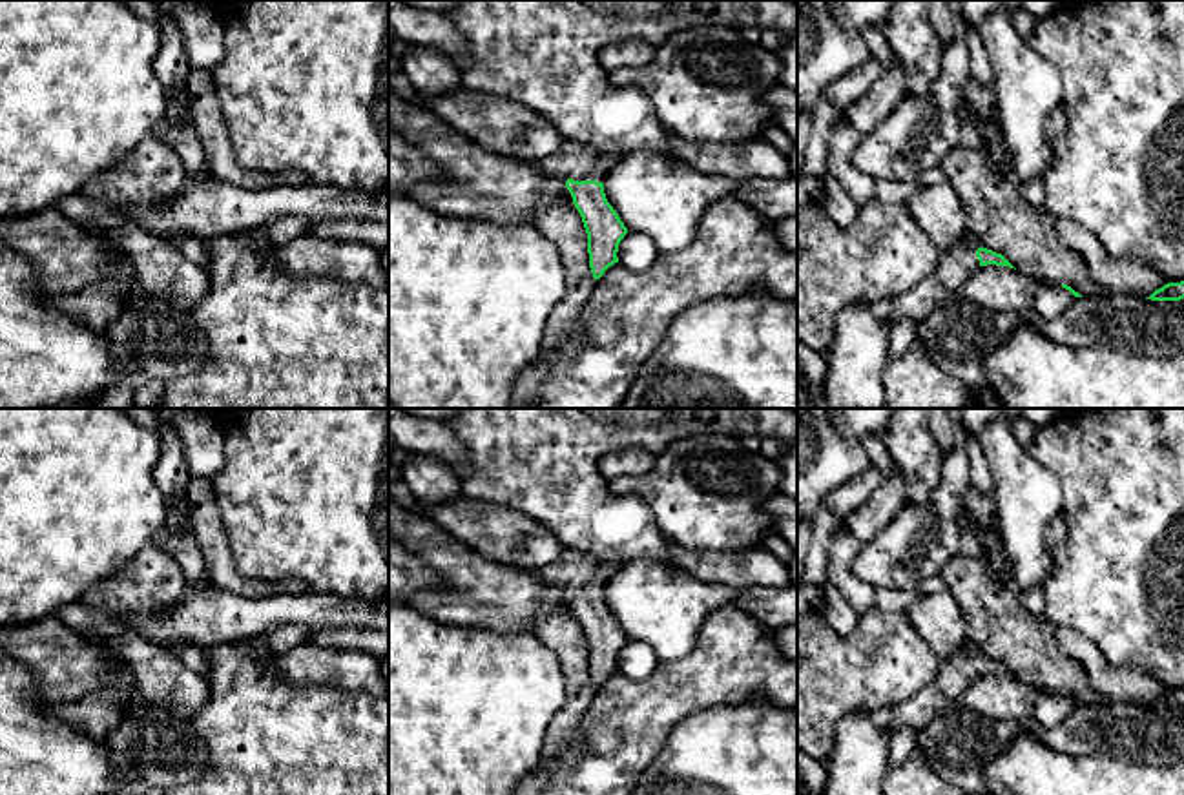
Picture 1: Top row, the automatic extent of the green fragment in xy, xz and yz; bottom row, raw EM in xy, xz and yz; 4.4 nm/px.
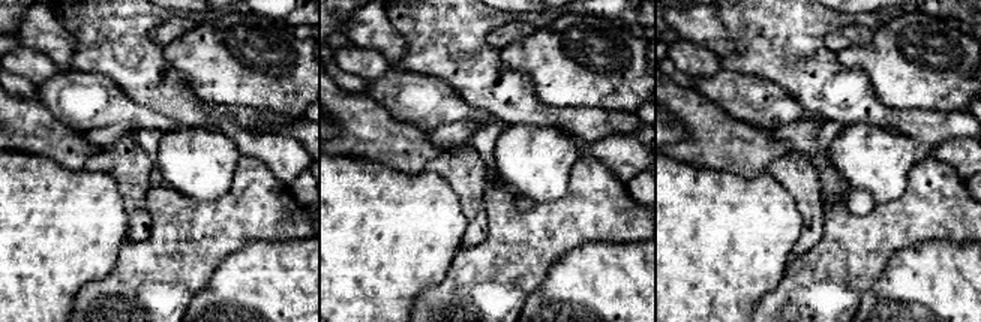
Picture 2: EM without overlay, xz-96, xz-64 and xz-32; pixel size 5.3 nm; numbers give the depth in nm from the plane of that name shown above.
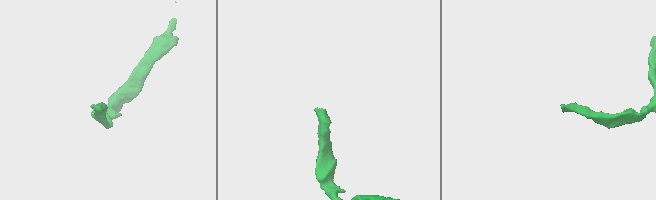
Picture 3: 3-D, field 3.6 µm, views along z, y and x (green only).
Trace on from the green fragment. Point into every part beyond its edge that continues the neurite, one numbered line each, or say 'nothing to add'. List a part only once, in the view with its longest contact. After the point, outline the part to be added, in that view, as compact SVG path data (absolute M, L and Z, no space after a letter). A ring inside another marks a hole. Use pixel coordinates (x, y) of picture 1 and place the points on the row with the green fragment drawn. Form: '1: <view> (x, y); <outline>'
1: xz (573, 161); M566 140L562 148L542 159L538 164L542 173L553 175L556 179L567 181L604 181L604 173L598 170L597 162L600 159L600 151L586 146L573 144Z

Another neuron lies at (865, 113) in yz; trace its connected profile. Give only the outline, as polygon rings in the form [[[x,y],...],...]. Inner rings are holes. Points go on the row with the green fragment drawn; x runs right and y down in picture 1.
[[[894,55],[892,60],[883,66],[881,75],[872,88],[846,108],[845,119],[861,137],[865,137],[883,122],[892,108],[907,95],[905,73],[901,62]]]

